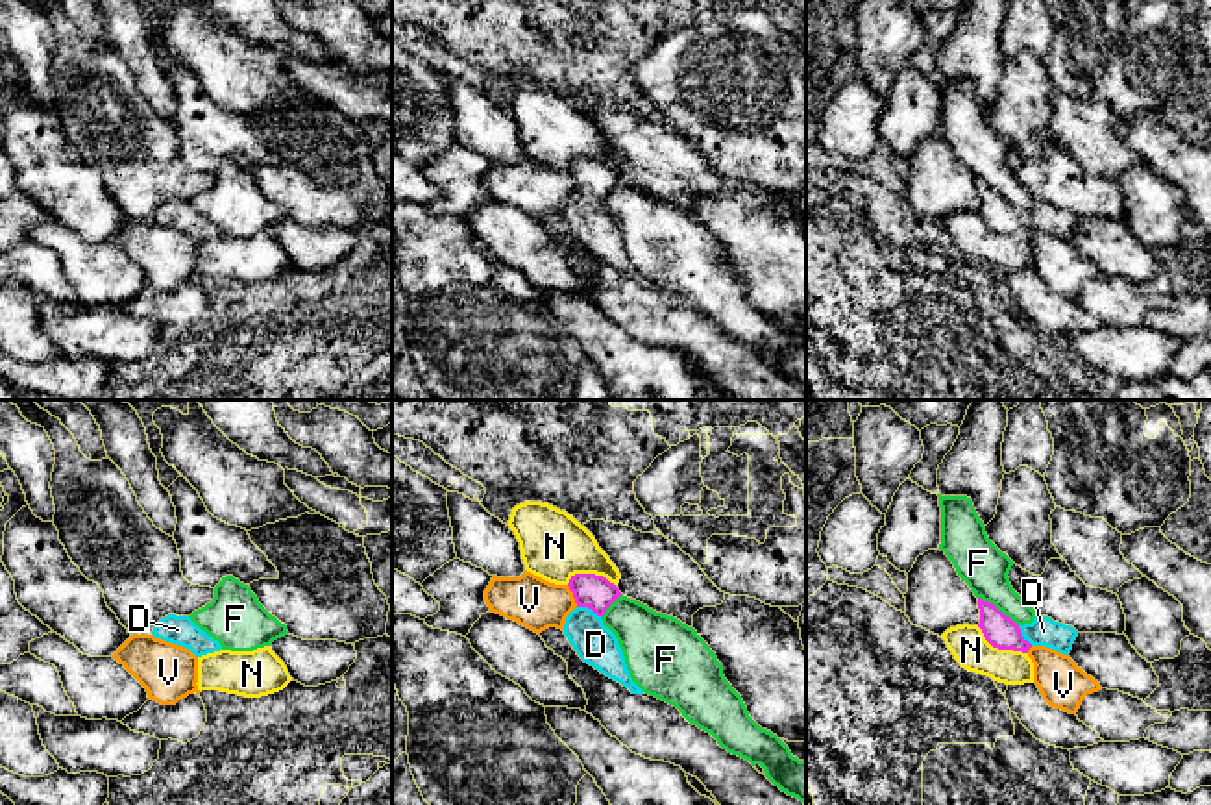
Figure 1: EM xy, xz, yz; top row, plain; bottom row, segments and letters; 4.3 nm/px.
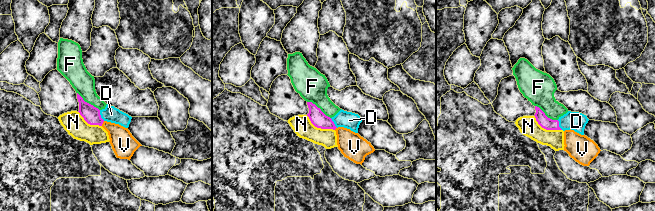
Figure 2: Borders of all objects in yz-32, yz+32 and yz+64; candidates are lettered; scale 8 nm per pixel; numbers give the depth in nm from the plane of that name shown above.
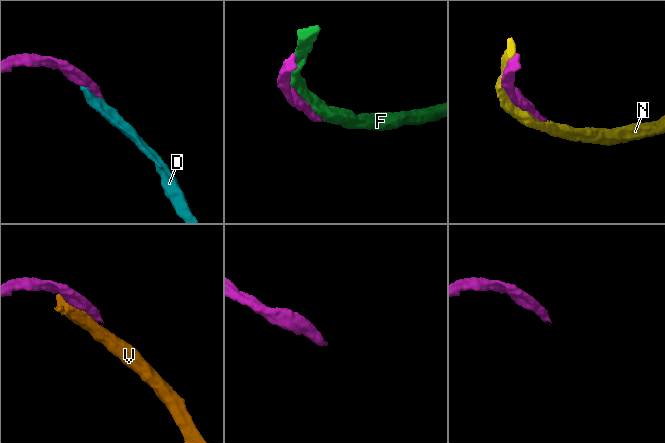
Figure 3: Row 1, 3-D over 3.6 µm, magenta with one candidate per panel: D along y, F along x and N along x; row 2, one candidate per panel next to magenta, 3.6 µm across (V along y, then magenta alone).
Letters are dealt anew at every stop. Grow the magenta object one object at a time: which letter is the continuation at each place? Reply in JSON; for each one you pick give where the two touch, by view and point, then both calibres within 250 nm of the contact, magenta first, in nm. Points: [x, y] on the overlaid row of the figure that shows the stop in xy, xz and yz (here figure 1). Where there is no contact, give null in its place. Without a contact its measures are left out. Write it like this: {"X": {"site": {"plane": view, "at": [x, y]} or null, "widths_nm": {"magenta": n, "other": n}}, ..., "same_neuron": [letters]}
{"D": {"site": {"plane": "xz", "at": [588, 607]}, "widths_nm": {"magenta": 150, "other": 180}}, "same_neuron": ["D"]}

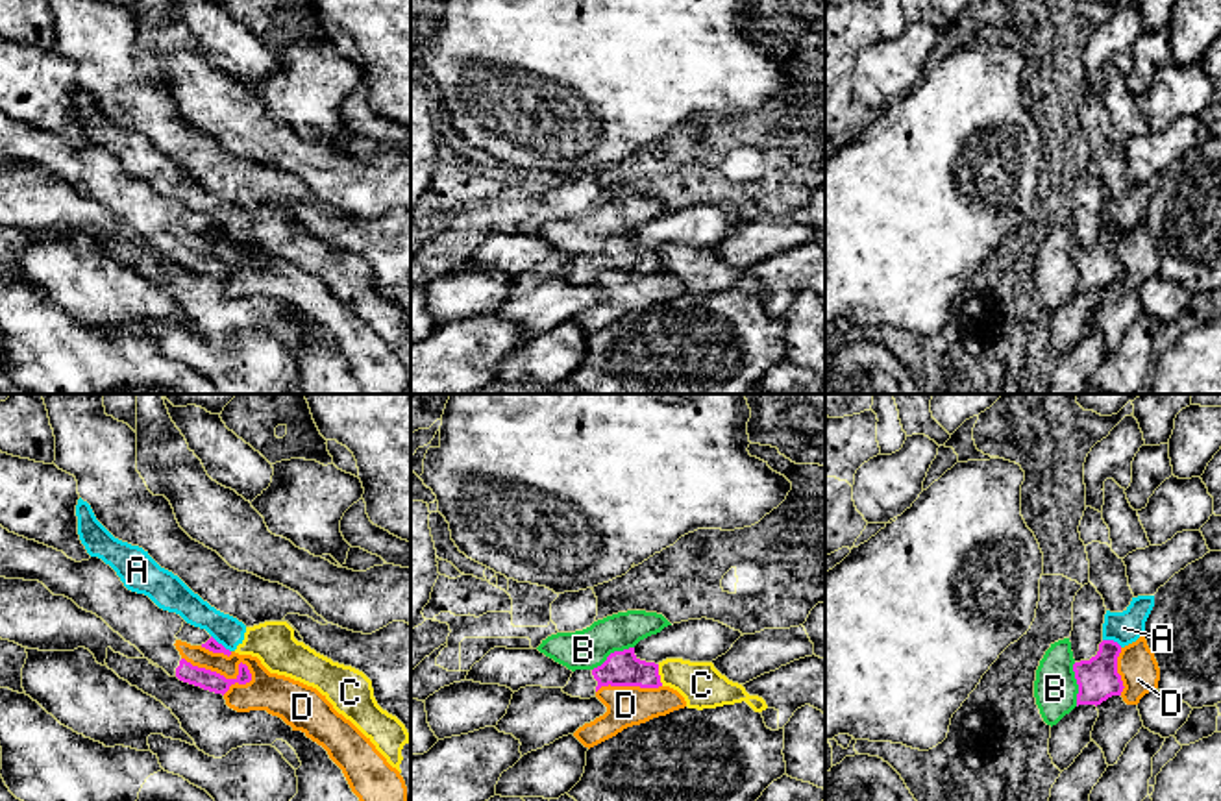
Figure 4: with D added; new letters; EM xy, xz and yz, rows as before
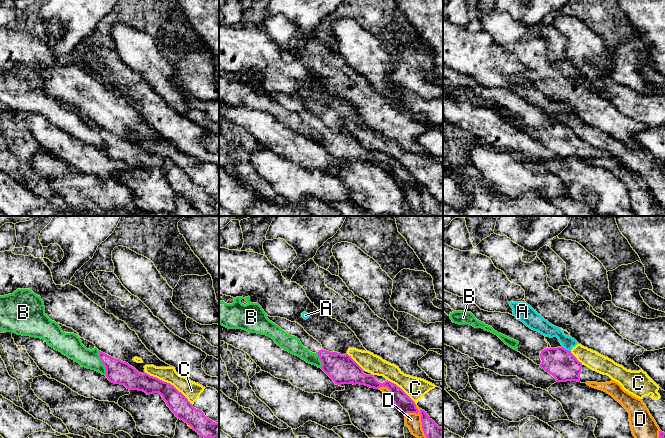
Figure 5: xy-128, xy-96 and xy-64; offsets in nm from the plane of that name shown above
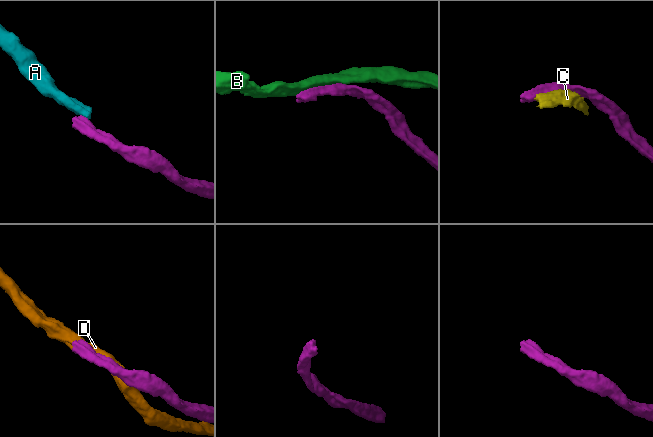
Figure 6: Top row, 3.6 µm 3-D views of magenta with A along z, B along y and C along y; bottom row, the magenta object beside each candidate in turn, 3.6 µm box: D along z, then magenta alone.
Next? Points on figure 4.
{"same_neuron": []}

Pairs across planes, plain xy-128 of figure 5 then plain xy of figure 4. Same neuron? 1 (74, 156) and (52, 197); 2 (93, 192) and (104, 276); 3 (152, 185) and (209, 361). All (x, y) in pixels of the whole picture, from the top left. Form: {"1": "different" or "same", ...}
{"1": "same", "2": "same", "3": "different"}

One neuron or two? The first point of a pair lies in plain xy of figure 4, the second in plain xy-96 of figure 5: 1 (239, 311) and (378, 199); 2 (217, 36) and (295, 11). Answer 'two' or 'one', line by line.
1: one
2: two

